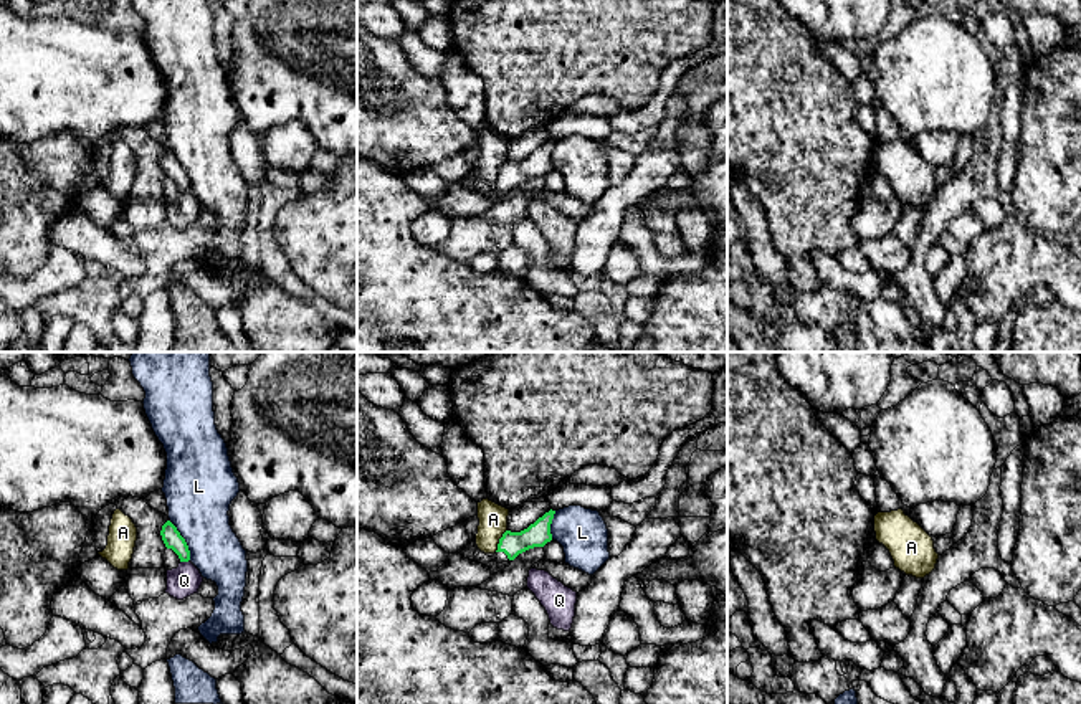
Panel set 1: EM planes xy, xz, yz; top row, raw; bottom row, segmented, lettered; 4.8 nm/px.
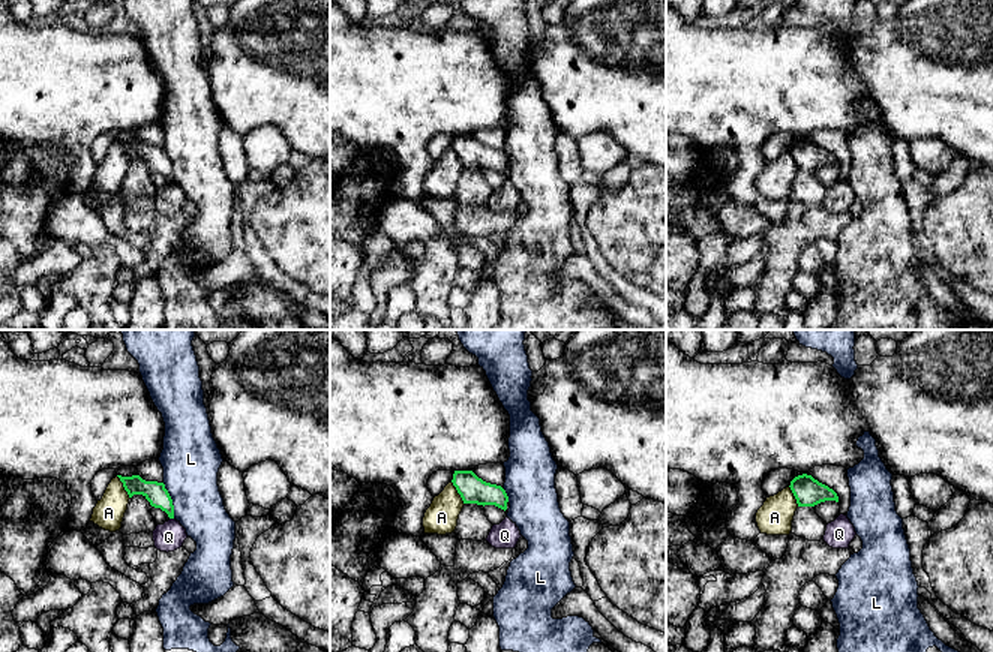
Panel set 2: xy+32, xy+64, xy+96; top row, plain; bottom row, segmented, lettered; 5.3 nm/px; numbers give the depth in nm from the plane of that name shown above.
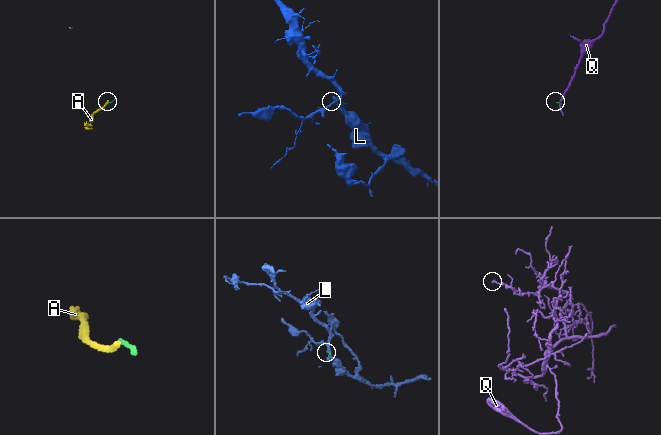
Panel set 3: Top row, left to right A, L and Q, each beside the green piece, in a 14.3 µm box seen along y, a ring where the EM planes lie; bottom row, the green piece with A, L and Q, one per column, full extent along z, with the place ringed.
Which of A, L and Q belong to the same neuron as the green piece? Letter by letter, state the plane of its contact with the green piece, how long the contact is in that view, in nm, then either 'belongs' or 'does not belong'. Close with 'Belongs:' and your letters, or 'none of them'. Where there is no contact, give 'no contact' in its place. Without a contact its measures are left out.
A: xz | 130 nm | does not belong
L: xy | 220 nm | does not belong
Q: xy | 50 nm | does not belong
Belongs: none of them

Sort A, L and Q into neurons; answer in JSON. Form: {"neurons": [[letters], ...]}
{"neurons": [["A"], ["L"], ["Q"]]}

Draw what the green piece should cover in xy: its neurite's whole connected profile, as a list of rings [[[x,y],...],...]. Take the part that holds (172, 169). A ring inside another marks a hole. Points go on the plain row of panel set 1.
[[[167,150],[162,155],[160,165],[162,165],[165,177],[172,178],[179,185],[180,192],[190,190],[188,175],[187,175],[185,169],[180,165],[180,162],[177,160],[177,157],[170,150]]]

